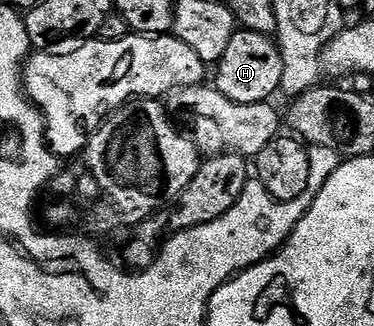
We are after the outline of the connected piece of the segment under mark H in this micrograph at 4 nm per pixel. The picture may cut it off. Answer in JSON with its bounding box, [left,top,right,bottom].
[214,28,282,103]

